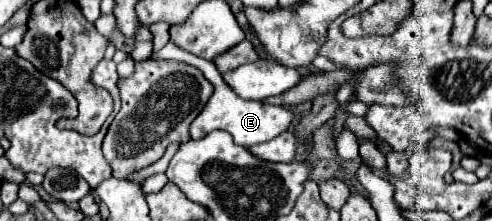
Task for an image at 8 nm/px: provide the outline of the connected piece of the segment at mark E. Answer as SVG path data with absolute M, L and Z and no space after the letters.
M167 43L159 53L151 55L151 57L159 57L159 59L175 59L175 61L185 61L185 63L191 63L191 65L197 65L205 77L215 85L215 93L211 95L211 99L207 101L207 105L203 107L203 111L195 117L195 121L191 123L191 139L199 139L199 137L205 137L209 131L213 129L223 129L227 133L231 133L233 141L241 147L249 147L249 145L255 145L255 143L265 143L273 137L277 137L279 133L283 133L291 121L293 121L293 113L281 105L269 105L269 103L263 103L263 101L245 101L241 97L237 97L229 85L223 81L221 73L217 71L217 67L207 61L207 59L201 59L201 57L195 57L183 49L179 49L177 45L173 43Z

